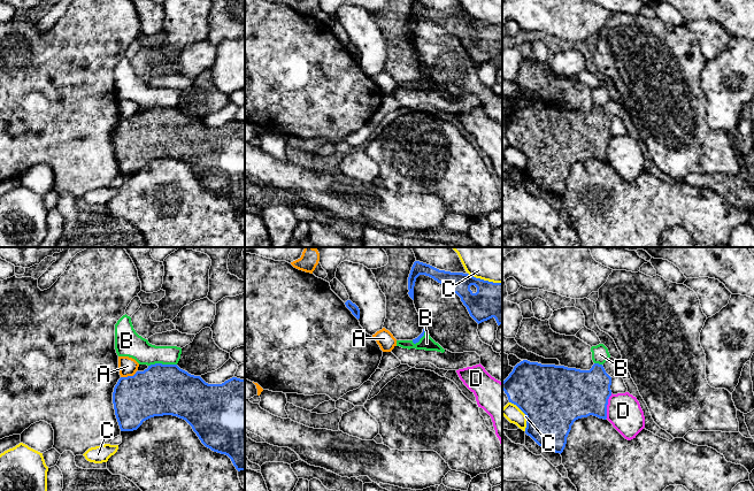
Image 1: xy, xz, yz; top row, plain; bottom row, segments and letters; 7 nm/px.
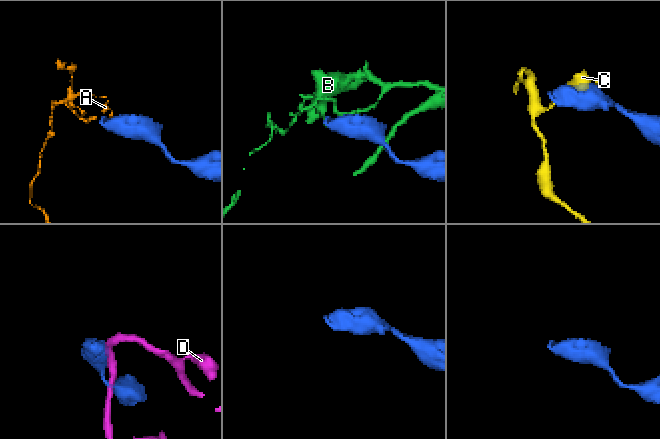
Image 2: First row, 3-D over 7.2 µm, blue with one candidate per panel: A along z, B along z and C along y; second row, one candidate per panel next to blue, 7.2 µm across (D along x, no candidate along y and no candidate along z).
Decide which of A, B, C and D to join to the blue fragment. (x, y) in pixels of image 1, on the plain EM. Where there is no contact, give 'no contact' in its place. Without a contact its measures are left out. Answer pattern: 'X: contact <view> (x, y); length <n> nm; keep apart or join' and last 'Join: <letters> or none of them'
A: contact xy (128, 119); length 120 nm; keep apart
B: contact xy (161, 106); length 200 nm; keep apart
C: contact yz (525, 158); length 240 nm; keep apart
D: contact yz (606, 148); length 180 nm; keep apart
Join: none of them

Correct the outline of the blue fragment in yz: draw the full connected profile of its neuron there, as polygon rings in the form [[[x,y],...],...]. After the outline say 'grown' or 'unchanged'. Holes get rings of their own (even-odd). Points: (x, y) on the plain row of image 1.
[[[523,102],[502,124],[502,132],[509,145],[525,156],[525,176],[543,191],[561,197],[576,162],[590,158],[607,161],[607,147],[611,138],[610,128],[611,120],[599,106],[594,106],[590,113],[580,113]]]; unchanged

